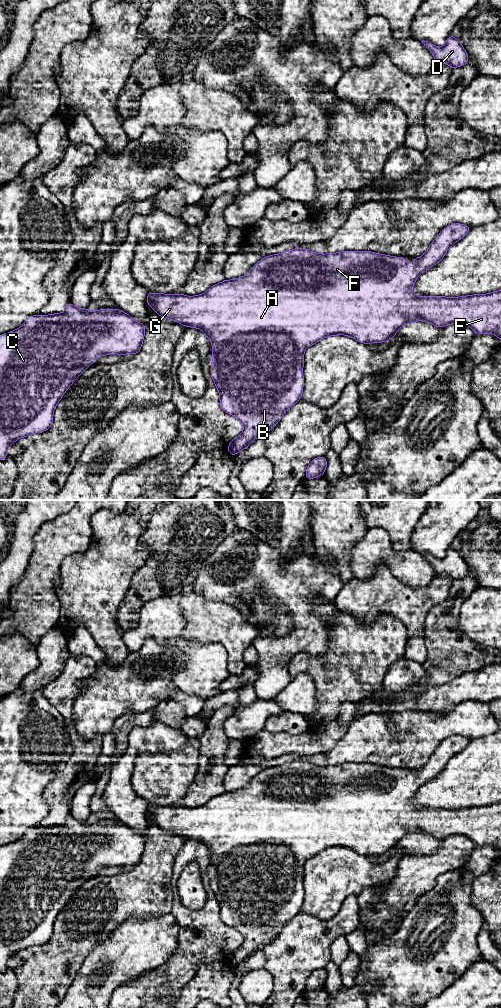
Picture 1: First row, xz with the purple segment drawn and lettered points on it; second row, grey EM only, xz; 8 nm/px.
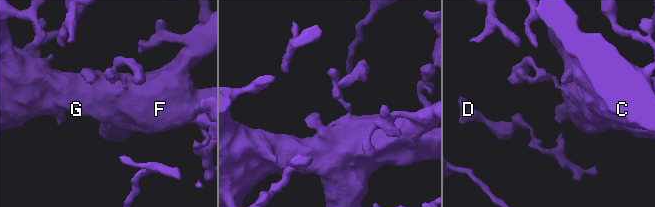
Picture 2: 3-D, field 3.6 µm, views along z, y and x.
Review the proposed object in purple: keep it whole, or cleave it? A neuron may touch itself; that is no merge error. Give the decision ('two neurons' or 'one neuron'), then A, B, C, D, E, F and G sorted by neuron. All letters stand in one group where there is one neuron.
one neuron; groups A B C D E F G

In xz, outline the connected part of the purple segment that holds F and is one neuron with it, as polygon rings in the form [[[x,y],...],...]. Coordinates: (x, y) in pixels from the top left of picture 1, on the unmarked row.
[[[460,735],[444,740],[421,769],[412,771],[414,782],[405,769],[370,763],[320,766],[300,759],[264,769],[245,788],[224,792],[200,807],[148,804],[147,817],[165,831],[200,841],[211,853],[213,871],[210,886],[219,903],[220,918],[244,938],[242,945],[227,959],[229,965],[235,968],[257,949],[263,949],[273,941],[282,927],[301,911],[305,894],[304,863],[325,849],[346,847],[364,856],[387,854],[401,839],[425,833],[438,840],[464,835],[477,846],[490,845],[501,851],[501,802],[461,809],[416,808],[412,803],[418,788],[441,773],[447,762],[470,741]]]

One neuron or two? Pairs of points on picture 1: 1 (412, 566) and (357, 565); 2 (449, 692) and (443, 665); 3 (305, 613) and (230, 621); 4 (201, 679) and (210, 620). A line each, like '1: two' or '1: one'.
1: one
2: two
3: two
4: two

